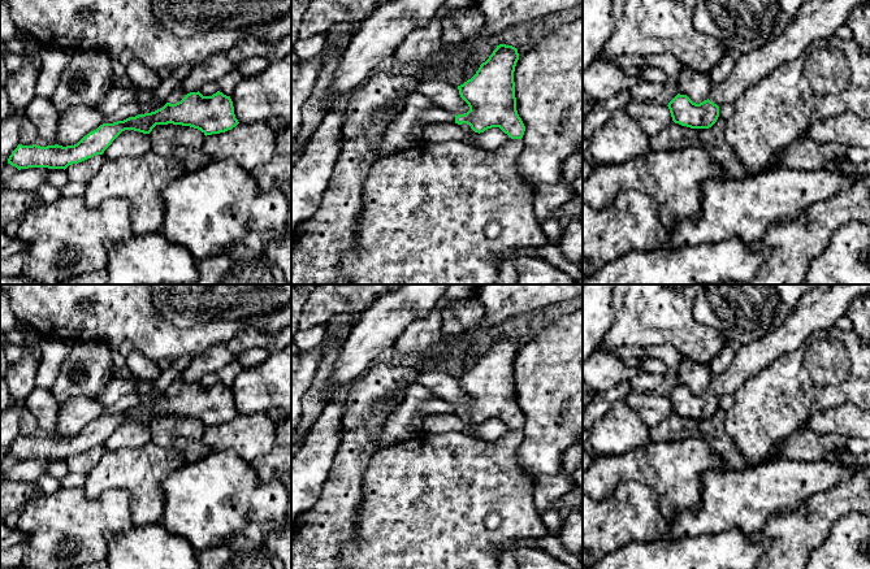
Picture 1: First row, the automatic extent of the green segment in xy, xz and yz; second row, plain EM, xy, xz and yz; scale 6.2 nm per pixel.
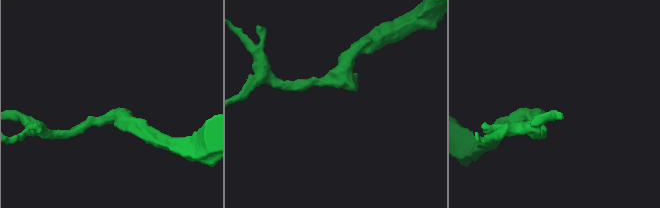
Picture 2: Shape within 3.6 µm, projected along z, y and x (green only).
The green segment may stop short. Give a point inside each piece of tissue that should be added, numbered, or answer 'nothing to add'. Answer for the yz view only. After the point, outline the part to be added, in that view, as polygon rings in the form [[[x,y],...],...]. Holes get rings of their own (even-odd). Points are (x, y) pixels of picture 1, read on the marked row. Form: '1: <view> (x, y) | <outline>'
1: yz (816, 20) | [[[808,0],[796,17],[772,40],[758,49],[735,56],[728,78],[711,87],[709,100],[720,107],[735,103],[743,92],[780,65],[796,60],[814,40],[835,35],[850,12],[870,0]]]

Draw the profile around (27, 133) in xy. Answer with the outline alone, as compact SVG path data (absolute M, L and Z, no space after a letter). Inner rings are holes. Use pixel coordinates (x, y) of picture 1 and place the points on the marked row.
M26 117L20 129L20 144L22 145L33 145L35 144L35 140L38 139L38 130L36 127L30 122L30 120Z

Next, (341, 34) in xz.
M341 22L328 30L328 32L325 34L325 39L330 44L346 48L358 30L358 23Z

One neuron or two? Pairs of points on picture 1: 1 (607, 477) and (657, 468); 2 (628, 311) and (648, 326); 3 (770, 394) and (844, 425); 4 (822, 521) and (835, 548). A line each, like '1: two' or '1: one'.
1: one
2: one
3: two
4: two

